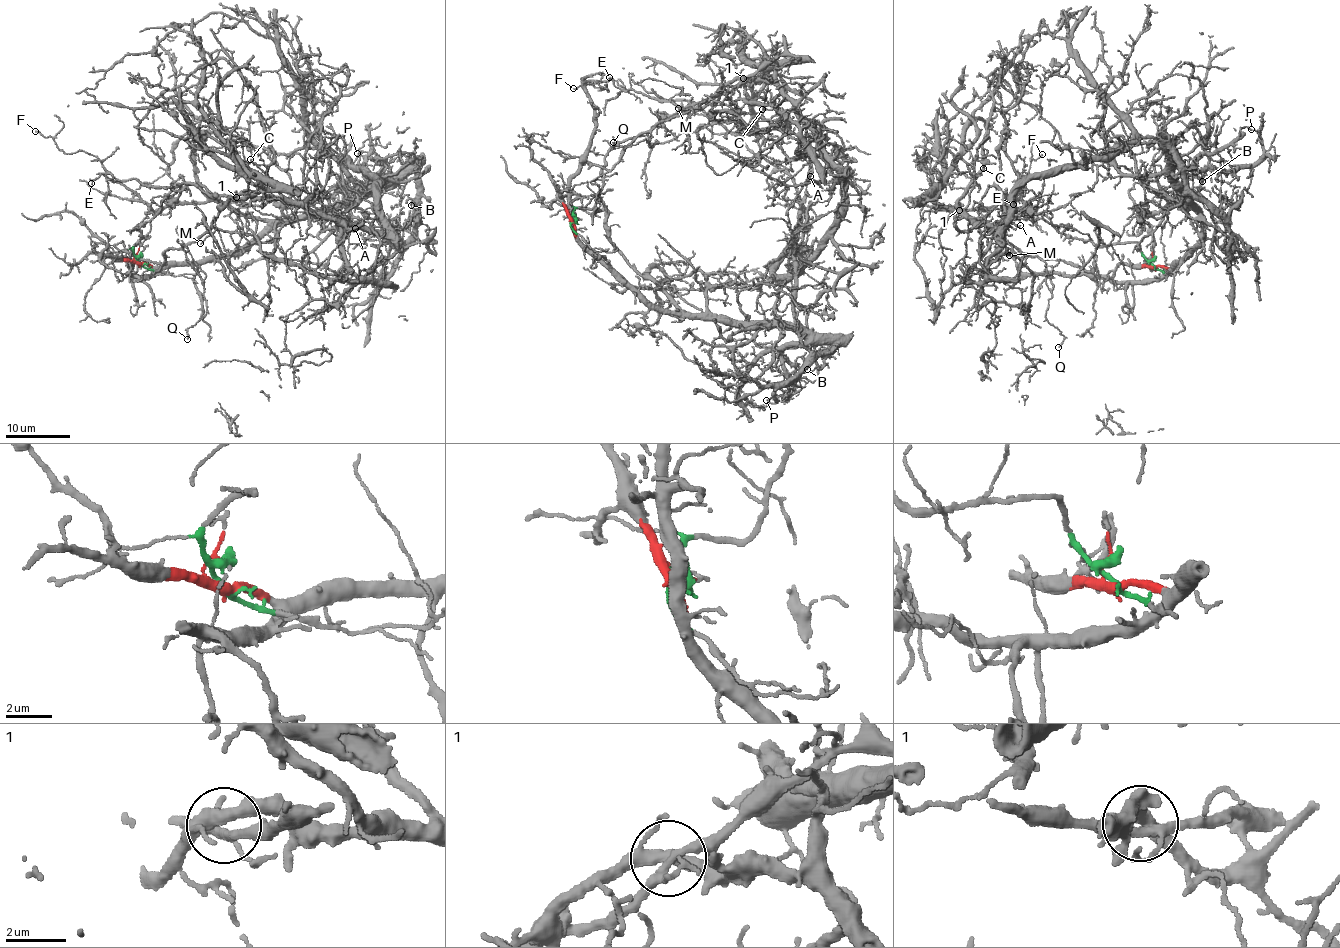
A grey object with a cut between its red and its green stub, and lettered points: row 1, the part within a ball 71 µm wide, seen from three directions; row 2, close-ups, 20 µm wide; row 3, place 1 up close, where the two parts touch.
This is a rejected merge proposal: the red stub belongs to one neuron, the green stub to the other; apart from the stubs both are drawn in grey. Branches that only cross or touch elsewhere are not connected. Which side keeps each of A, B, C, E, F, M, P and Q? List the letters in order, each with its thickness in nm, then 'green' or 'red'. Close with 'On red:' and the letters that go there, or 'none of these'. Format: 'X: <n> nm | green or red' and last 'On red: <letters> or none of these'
A: 150 nm | green
B: 110 nm | red
C: 140 nm | green
E: 140 nm | green
F: 120 nm | green
M: 110 nm | green
P: 80 nm | red
Q: 130 nm | green
On red: B, P

